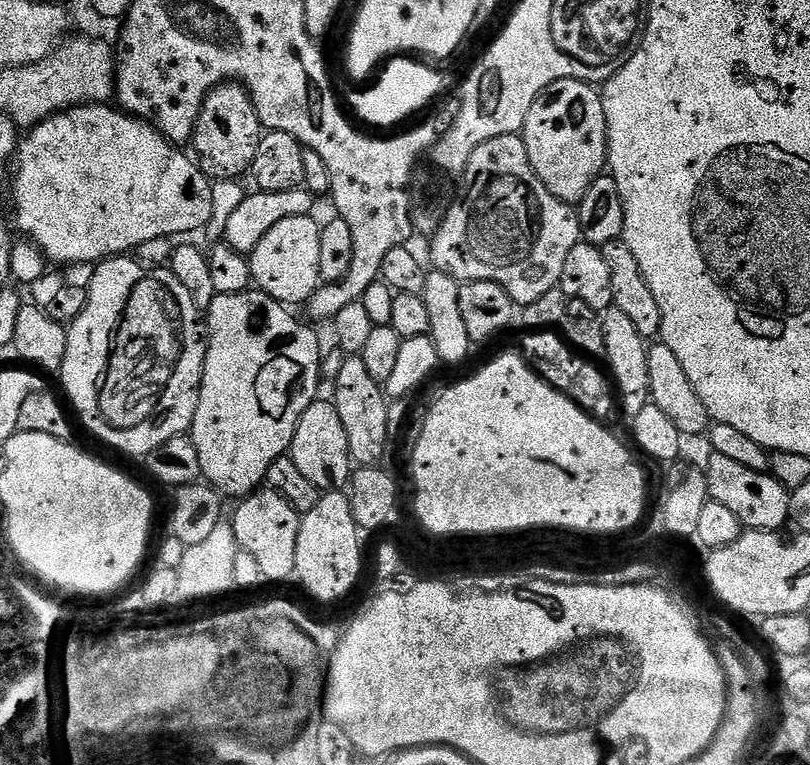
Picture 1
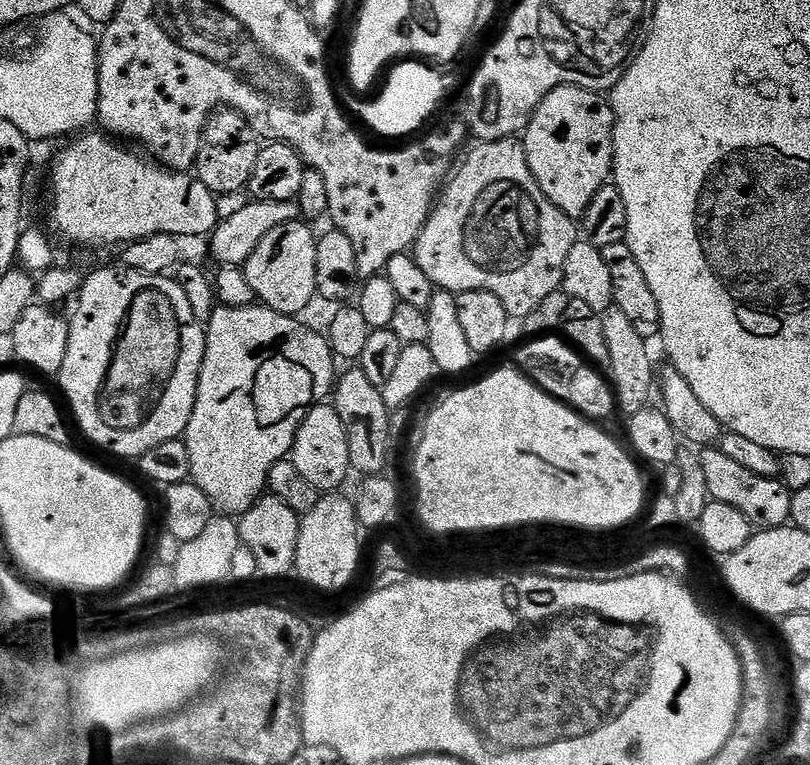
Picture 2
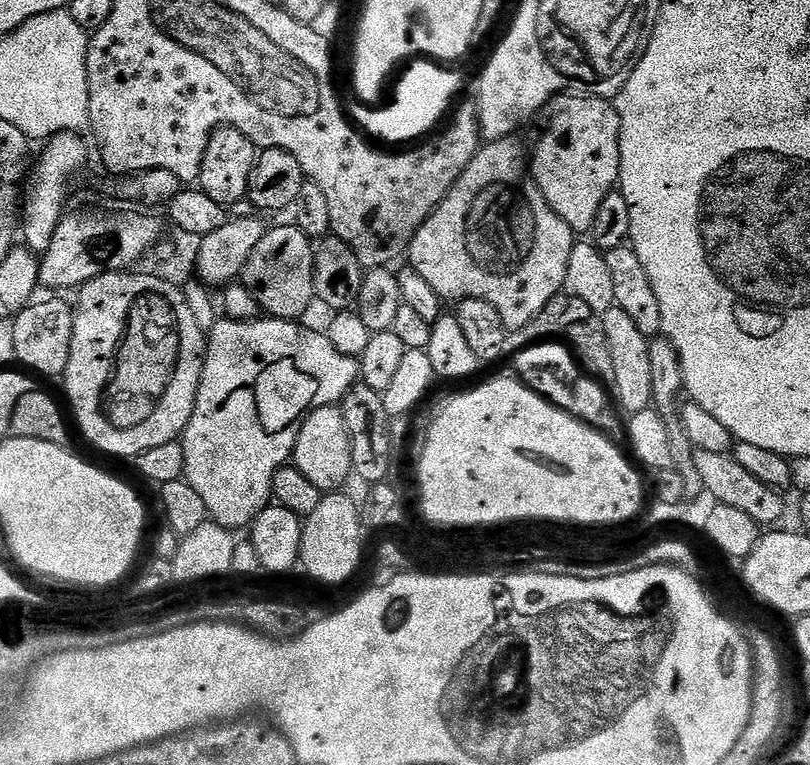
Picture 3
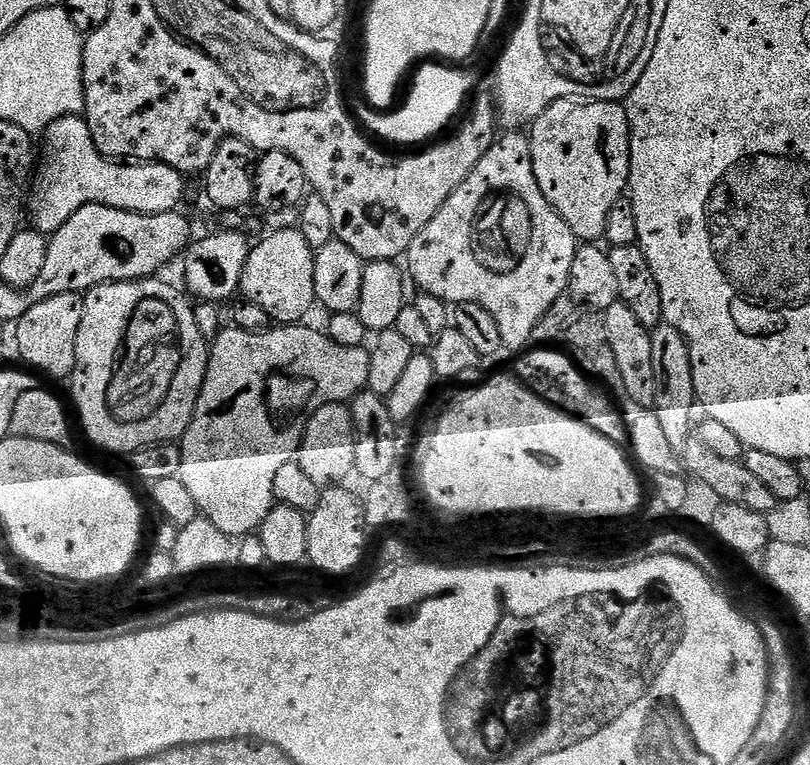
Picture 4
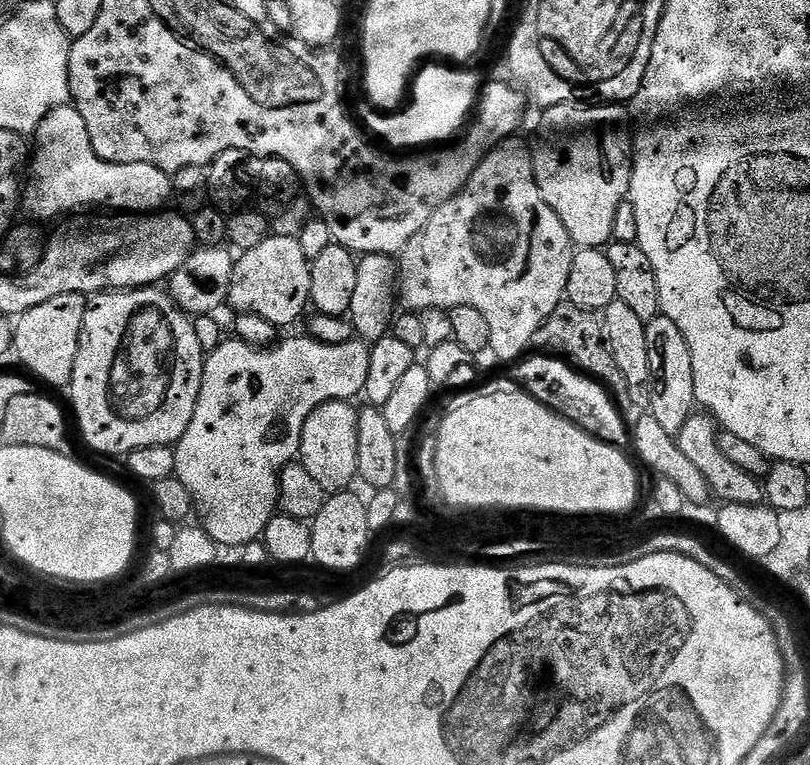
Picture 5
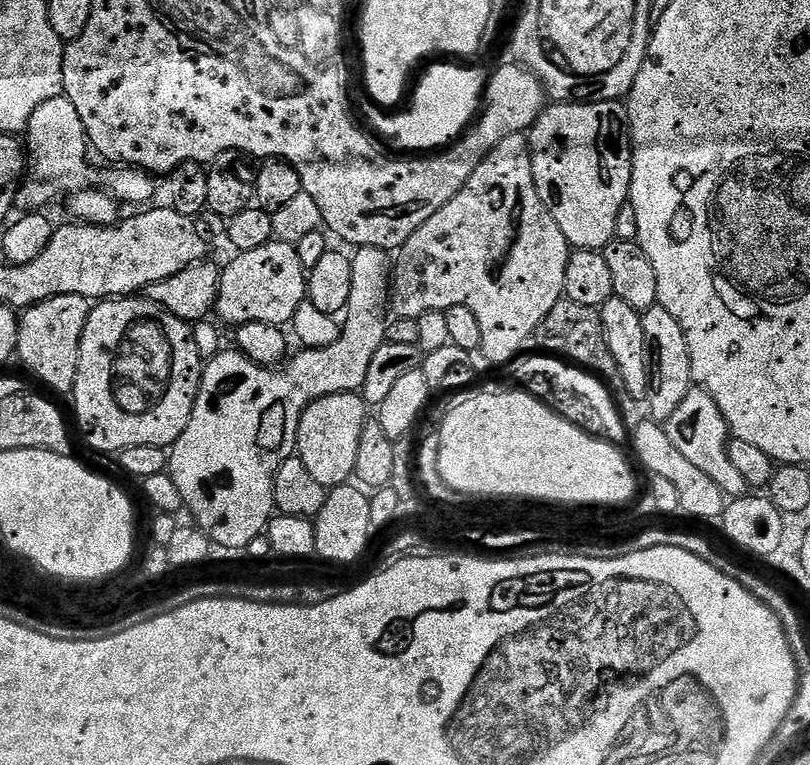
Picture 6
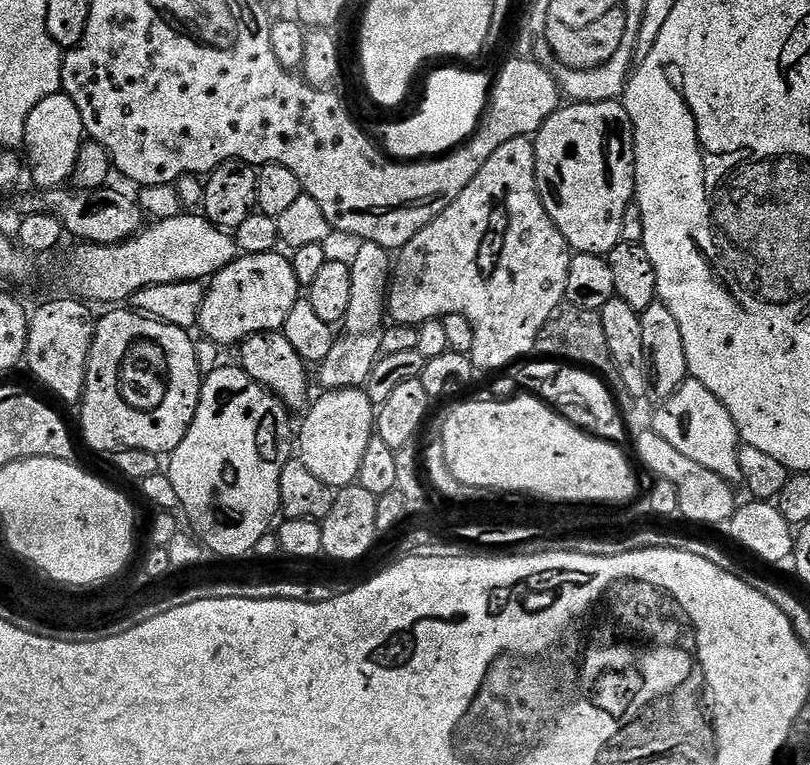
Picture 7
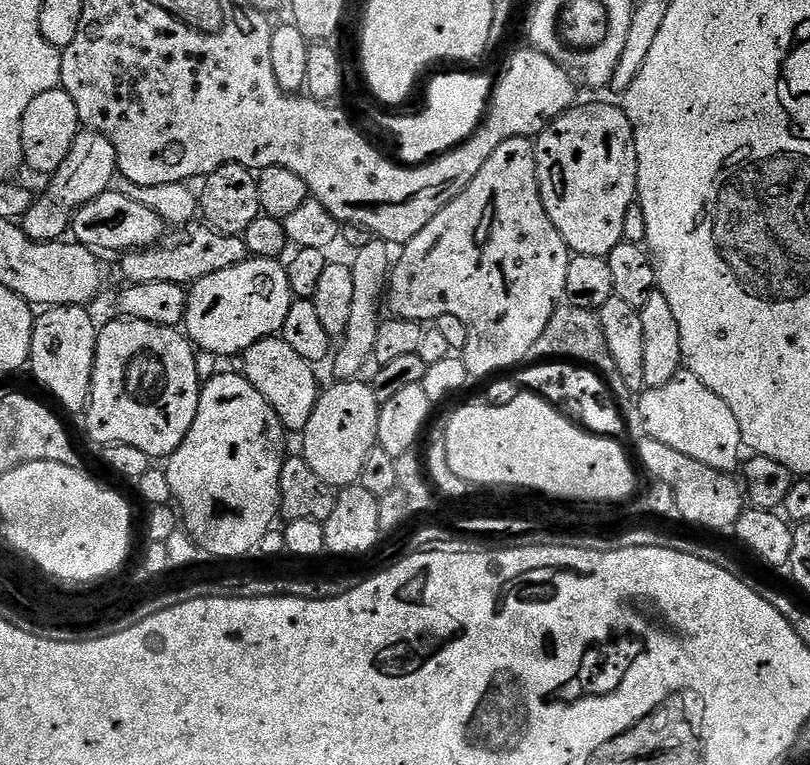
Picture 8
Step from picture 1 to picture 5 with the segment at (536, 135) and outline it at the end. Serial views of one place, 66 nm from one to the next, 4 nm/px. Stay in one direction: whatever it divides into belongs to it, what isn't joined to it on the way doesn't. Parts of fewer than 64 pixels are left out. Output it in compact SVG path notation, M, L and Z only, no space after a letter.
M573 102L547 109L540 120L536 145L531 145L536 185L550 210L558 214L577 249L603 249L612 240L614 214L629 199L632 187L634 136L628 133L628 112L620 102Z

